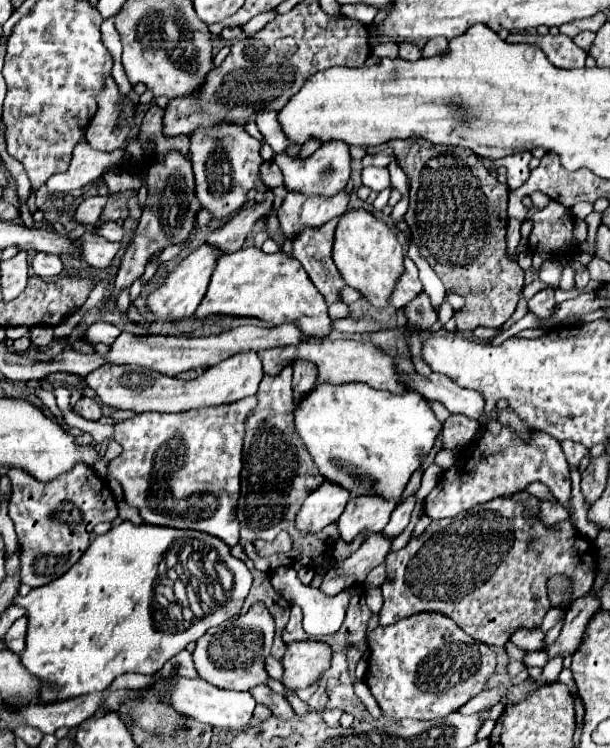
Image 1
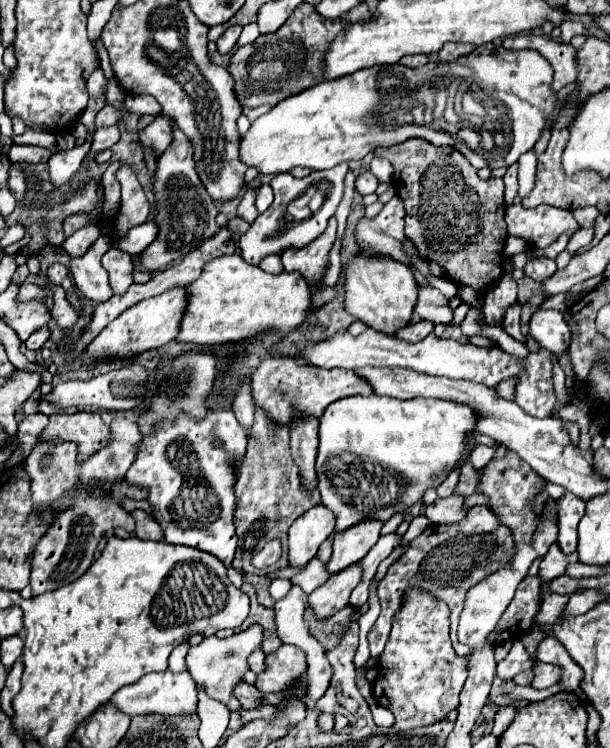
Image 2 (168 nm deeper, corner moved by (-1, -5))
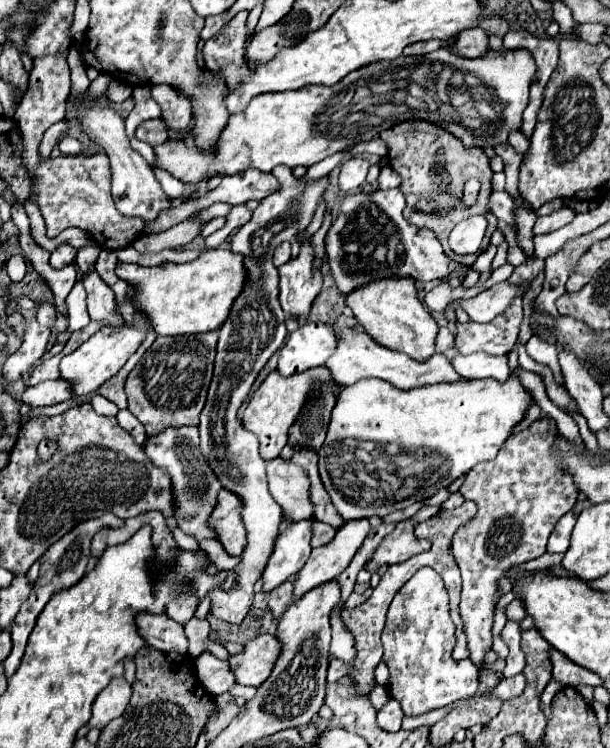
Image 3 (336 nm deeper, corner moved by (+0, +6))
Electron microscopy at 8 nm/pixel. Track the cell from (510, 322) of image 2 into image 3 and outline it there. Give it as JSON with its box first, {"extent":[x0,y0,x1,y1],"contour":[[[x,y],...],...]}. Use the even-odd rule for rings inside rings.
{"extent":[526,334,564,386],"contour":[[[534,334],[526,343],[526,351],[533,360],[548,365],[553,371],[555,381],[564,386],[564,377],[558,362],[555,345],[549,345]]]}

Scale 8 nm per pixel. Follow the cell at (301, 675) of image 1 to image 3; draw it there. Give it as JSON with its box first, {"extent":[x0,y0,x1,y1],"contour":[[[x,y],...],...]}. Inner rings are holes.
{"extent":[229,635,281,687],"contour":[[[257,635],[245,643],[245,651],[233,655],[229,665],[241,685],[259,687],[273,671],[275,661],[281,655],[281,641],[277,635]]]}

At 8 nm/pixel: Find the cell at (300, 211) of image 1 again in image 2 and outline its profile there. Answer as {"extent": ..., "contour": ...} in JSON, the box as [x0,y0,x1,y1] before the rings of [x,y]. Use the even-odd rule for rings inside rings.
{"extent":[282,218,336,292],"contour":[[[330,218],[324,234],[320,234],[312,244],[300,250],[286,250],[282,254],[284,270],[300,272],[306,284],[310,284],[310,292],[314,292],[314,286],[320,286],[320,276],[324,276],[324,268],[328,268],[328,252],[334,240],[336,240],[336,220]]]}

